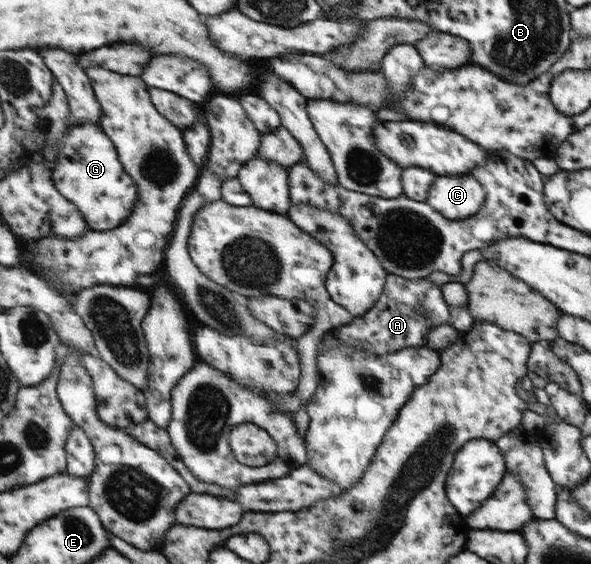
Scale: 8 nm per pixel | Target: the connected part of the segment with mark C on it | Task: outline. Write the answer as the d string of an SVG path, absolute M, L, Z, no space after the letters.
M473 175L438 176L428 190L426 204L445 218L463 221L478 214L488 200L488 192Z

